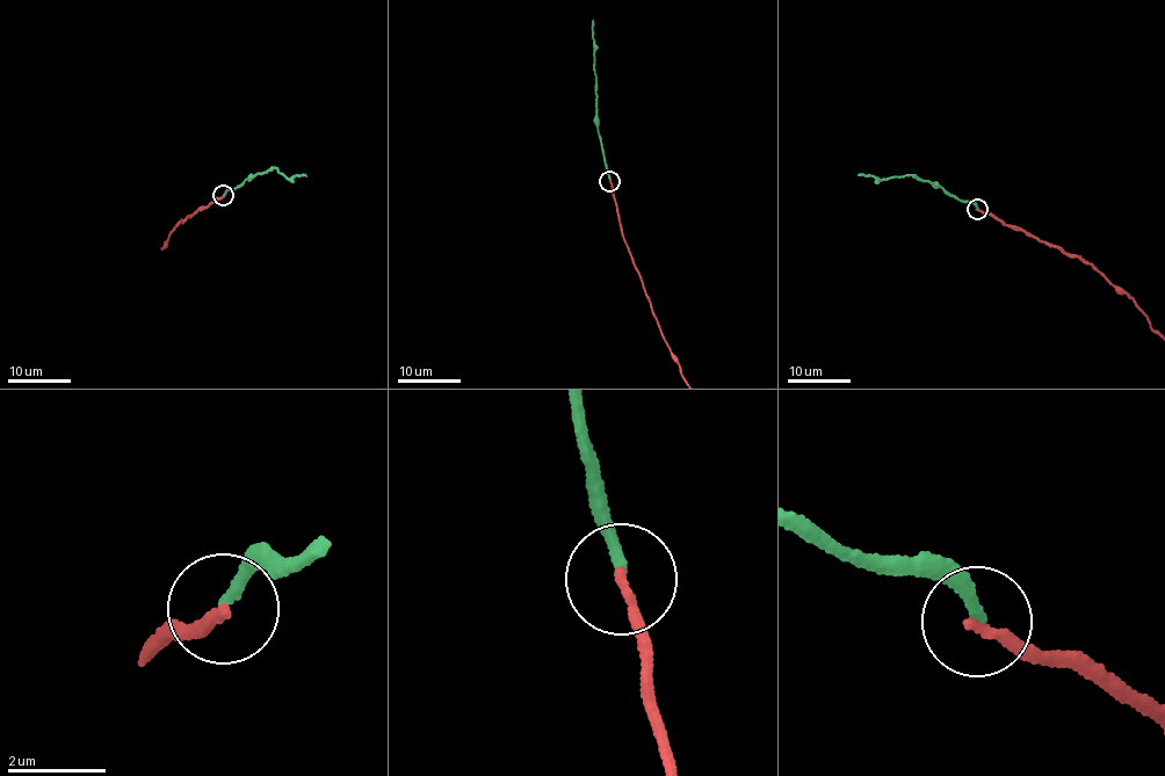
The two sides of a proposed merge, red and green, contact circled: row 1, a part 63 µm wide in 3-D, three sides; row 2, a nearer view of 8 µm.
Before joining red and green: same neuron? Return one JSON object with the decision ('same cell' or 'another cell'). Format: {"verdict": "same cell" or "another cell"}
{"verdict": "another cell"}

